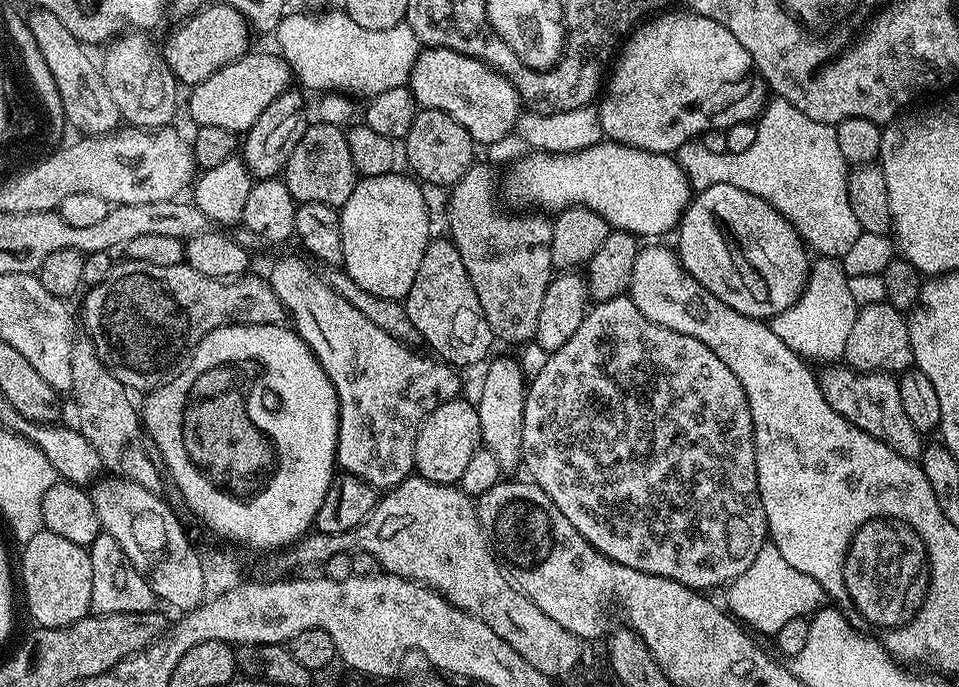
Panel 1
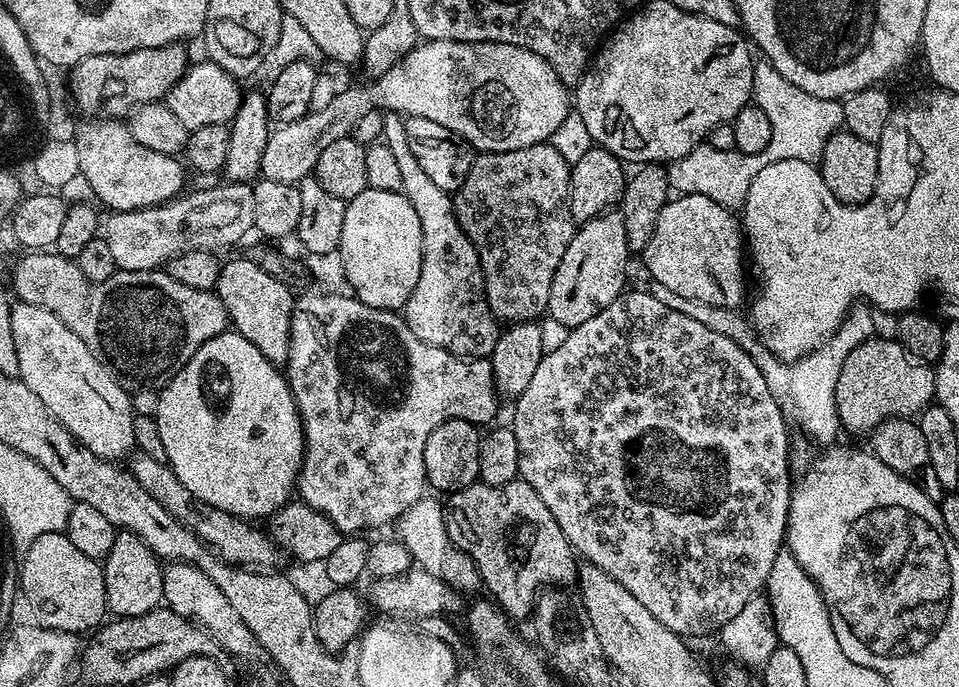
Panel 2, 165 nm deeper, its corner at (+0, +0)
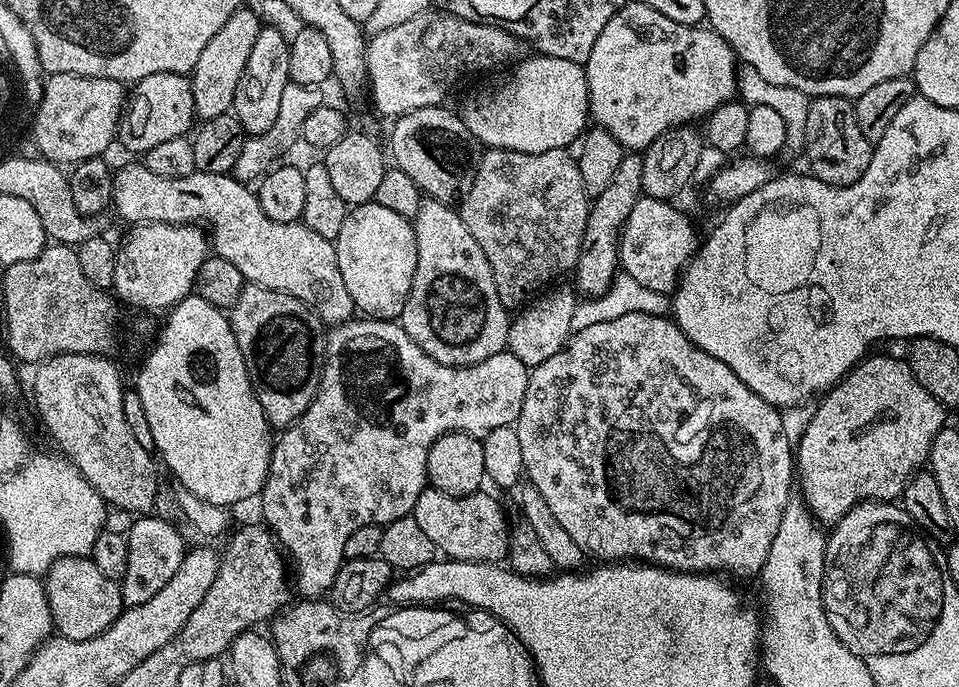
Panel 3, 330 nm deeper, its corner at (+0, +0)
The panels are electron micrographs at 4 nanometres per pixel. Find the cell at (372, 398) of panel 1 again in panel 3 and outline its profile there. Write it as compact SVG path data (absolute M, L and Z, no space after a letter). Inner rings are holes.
M353 318L342 324L329 327L324 341L324 369L320 371L320 389L308 407L294 423L279 433L272 446L272 457L268 467L268 477L258 497L263 523L269 532L276 537L281 549L290 557L290 564L296 567L294 588L304 598L320 598L331 589L338 570L344 564L344 547L346 538L358 530L358 526L379 524L381 526L394 522L403 516L410 516L414 510L414 502L418 502L418 494L422 491L422 481L428 474L428 455L430 446L438 437L448 432L465 432L471 436L483 437L495 428L506 428L515 425L522 410L523 398L530 373L529 365L523 364L513 352L502 351L486 358L486 362L457 366L443 364L425 354L418 342L406 334L404 325L396 320L373 320L371 318Z

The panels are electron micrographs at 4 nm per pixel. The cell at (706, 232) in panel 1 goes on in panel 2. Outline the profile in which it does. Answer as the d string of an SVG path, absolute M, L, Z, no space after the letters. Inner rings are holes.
M702 194L669 199L642 253L655 283L685 298L735 310L744 300L744 256L746 260L746 237L737 213Z

